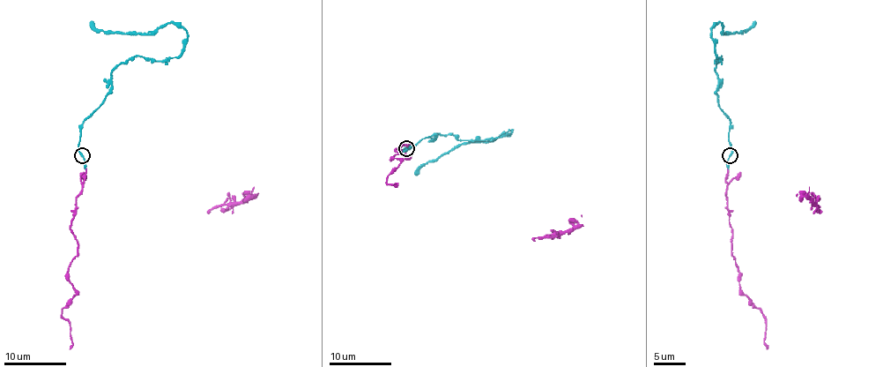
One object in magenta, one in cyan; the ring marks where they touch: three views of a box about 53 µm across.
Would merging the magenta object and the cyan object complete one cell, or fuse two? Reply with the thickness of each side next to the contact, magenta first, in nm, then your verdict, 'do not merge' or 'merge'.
70 nm thick on the magenta side, 170 nm on the other; merge

